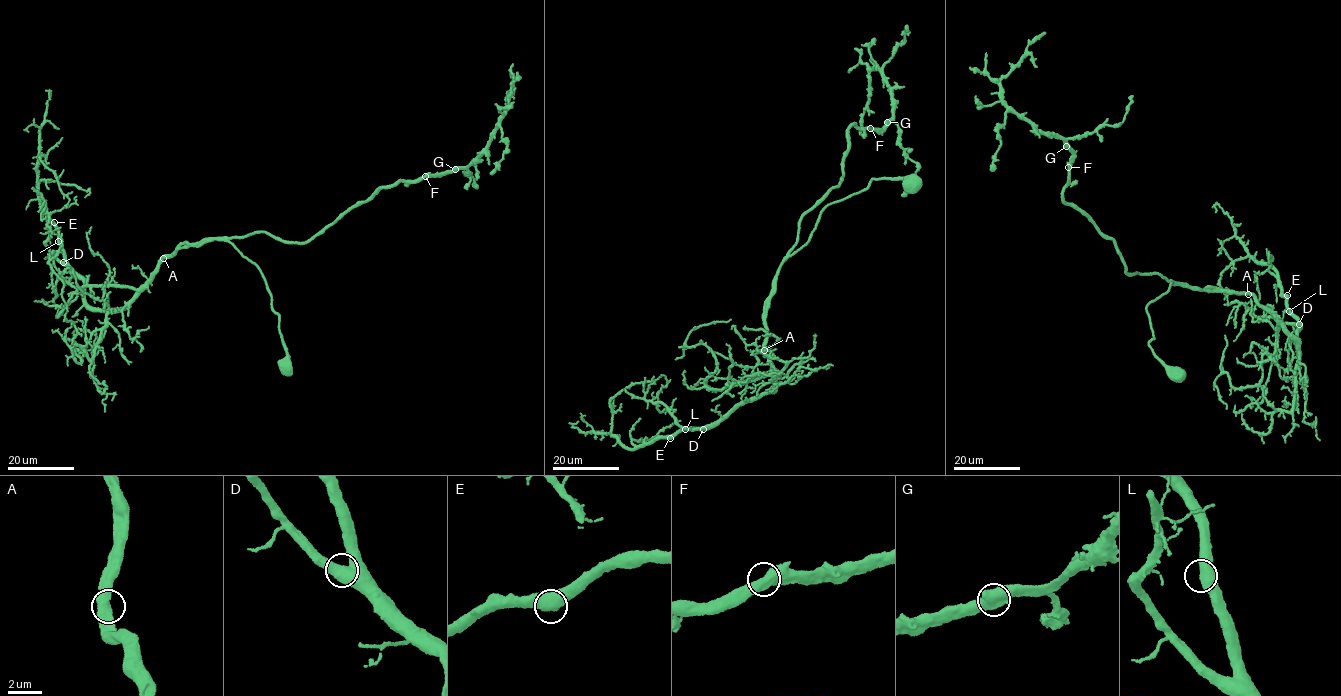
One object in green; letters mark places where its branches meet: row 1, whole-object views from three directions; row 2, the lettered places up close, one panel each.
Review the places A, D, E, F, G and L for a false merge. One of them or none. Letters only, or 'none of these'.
none of these

